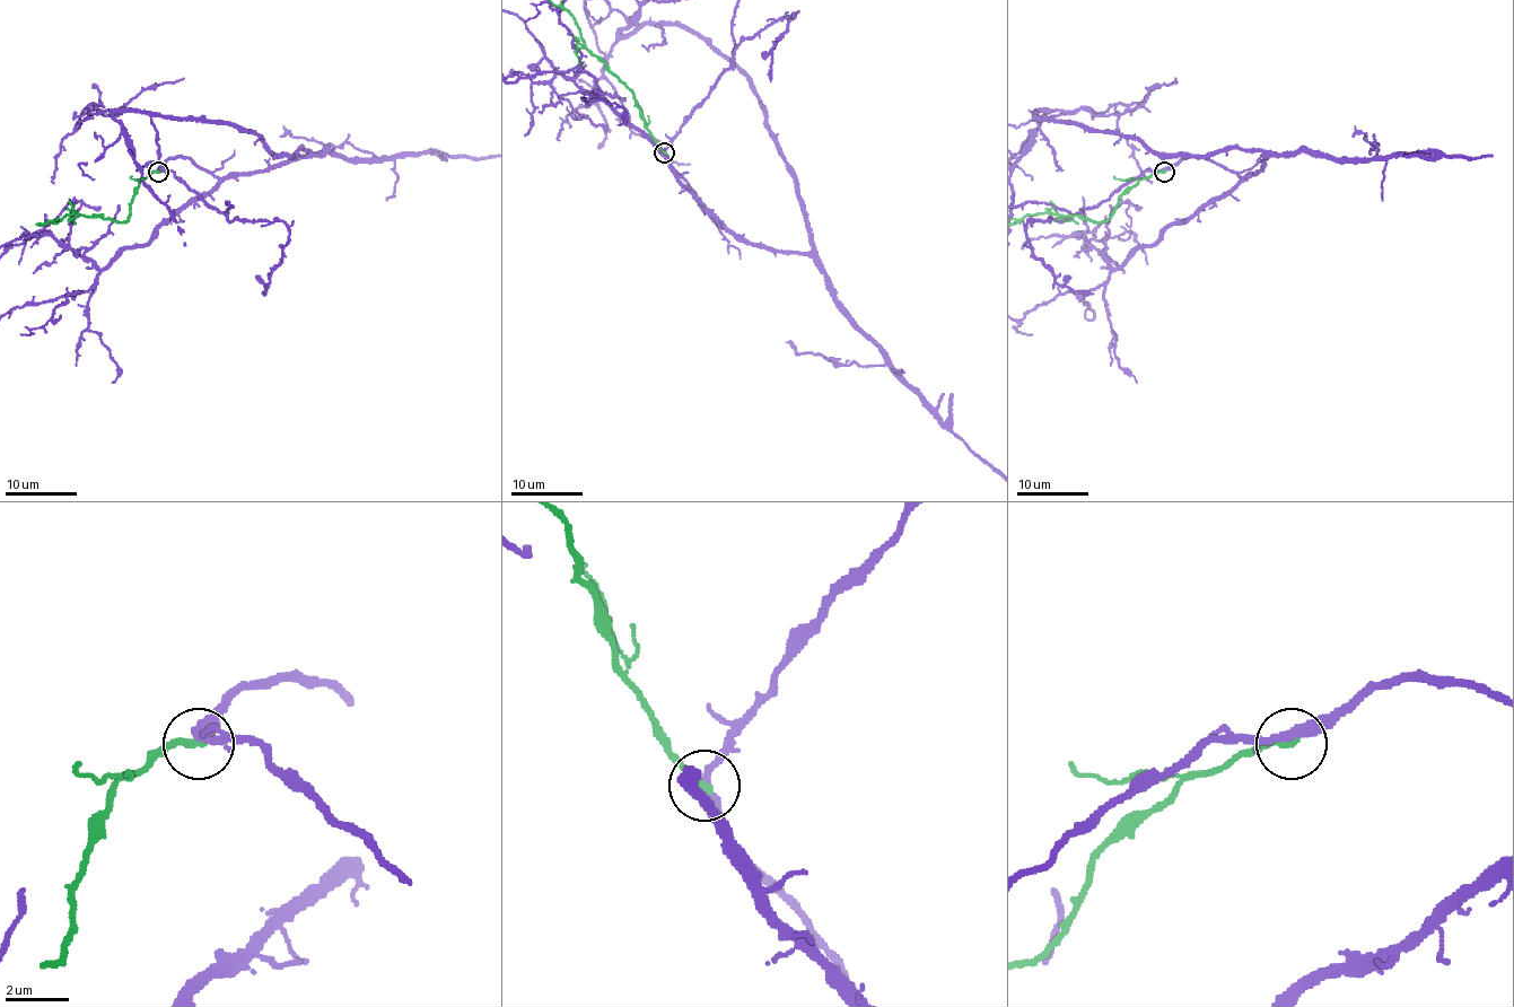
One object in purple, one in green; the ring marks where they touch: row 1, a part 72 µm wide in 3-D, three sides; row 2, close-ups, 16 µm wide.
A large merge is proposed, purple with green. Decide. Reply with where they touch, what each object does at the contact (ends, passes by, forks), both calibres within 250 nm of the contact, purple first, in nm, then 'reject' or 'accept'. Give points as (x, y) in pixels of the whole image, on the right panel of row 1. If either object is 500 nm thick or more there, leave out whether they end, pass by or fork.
place (1164, 172); purple passes by; green ends; calibres 340 and 220 nm; reject

